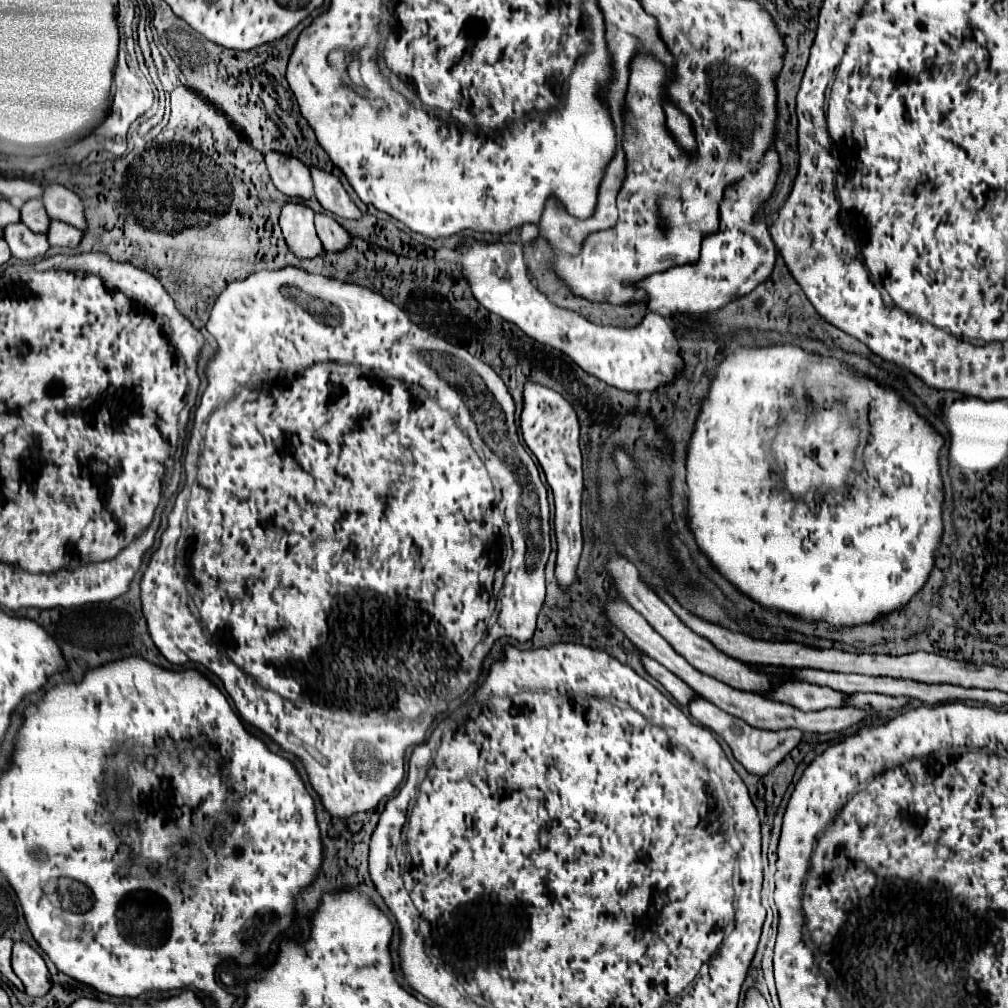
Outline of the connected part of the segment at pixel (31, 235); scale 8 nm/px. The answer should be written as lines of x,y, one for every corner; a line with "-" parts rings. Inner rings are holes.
21,222
5,226
3,232
5,232
5,242
11,248
11,254
19,260
25,260
25,262
33,260
37,256
43,256
45,250
49,248
45,234
37,234

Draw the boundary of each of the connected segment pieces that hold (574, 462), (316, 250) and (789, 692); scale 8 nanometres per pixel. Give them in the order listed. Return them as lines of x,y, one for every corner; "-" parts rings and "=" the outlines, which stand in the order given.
527,380
523,386
523,412
521,434
529,450
535,454
549,486
555,494
555,534
559,544
557,554
557,580
561,586
571,586
575,580
575,568
581,556
581,496
583,496
583,458
579,448
579,418
575,408
555,390
=
287,202
279,218
283,236
299,258
315,258
321,254
323,244
313,226
313,210
303,202
=
779,684
771,696
765,696
767,700
783,702
789,706
795,706
803,712
813,710
825,710
825,708
841,708
847,694
835,692
831,688
823,686
811,686
811,684

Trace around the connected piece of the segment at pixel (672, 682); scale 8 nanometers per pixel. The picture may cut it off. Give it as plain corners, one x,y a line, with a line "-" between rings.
641,656
641,664
643,668
657,680
663,684
663,688
679,702
679,704
689,704
689,700
695,696
695,692
683,682
679,680
675,674
671,674
667,668
663,668
659,662
655,662
653,658
649,656

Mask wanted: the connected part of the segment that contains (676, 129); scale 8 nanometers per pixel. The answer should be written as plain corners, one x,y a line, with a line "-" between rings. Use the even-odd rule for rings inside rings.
673,104
665,106
665,116
667,116
667,128
675,136
677,144
683,146
685,150
693,150
695,148
695,138
693,138
693,132
691,132
689,118
683,112
679,112

